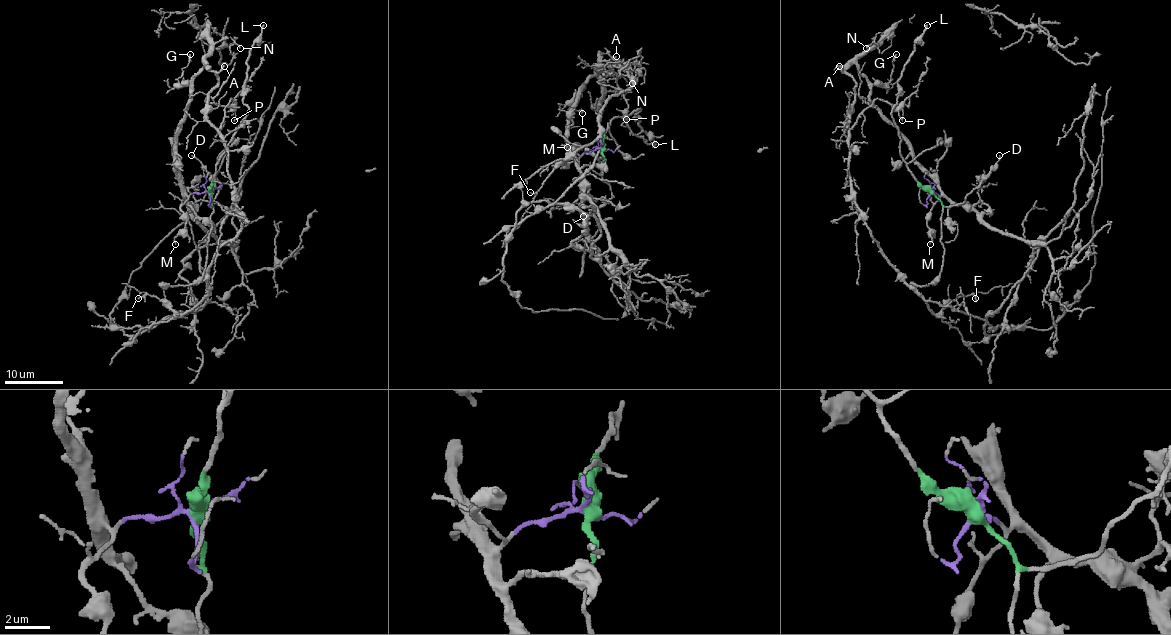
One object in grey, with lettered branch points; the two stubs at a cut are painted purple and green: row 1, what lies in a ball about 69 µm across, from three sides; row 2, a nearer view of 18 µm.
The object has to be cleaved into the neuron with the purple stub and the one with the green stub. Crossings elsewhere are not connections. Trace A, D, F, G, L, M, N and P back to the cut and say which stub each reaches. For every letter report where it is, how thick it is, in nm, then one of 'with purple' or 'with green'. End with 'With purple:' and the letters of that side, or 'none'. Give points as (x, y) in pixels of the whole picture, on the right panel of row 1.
A: at (839, 66); 220 nm thick; with purple
D: at (999, 155); 110 nm thick; with green
F: at (975, 298); 130 nm thick; with purple
G: at (896, 54); 150 nm thick; with purple
L: at (927, 25); 200 nm thick; with green
M: at (930, 244); 110 nm thick; with purple
N: at (866, 48); 110 nm thick; with purple
P: at (902, 120); 120 nm thick; with purple
With purple: A, F, G, M, N, P

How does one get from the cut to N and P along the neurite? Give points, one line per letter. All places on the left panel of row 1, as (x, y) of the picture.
N: (208, 192), (185, 193), (175, 169), (175, 132), (203, 60), (227, 38), (240, 48)
P: (208, 192), (187, 195), (175, 169), (204, 64), (217, 77), (207, 119), (220, 126), (232, 99), (233, 121)

